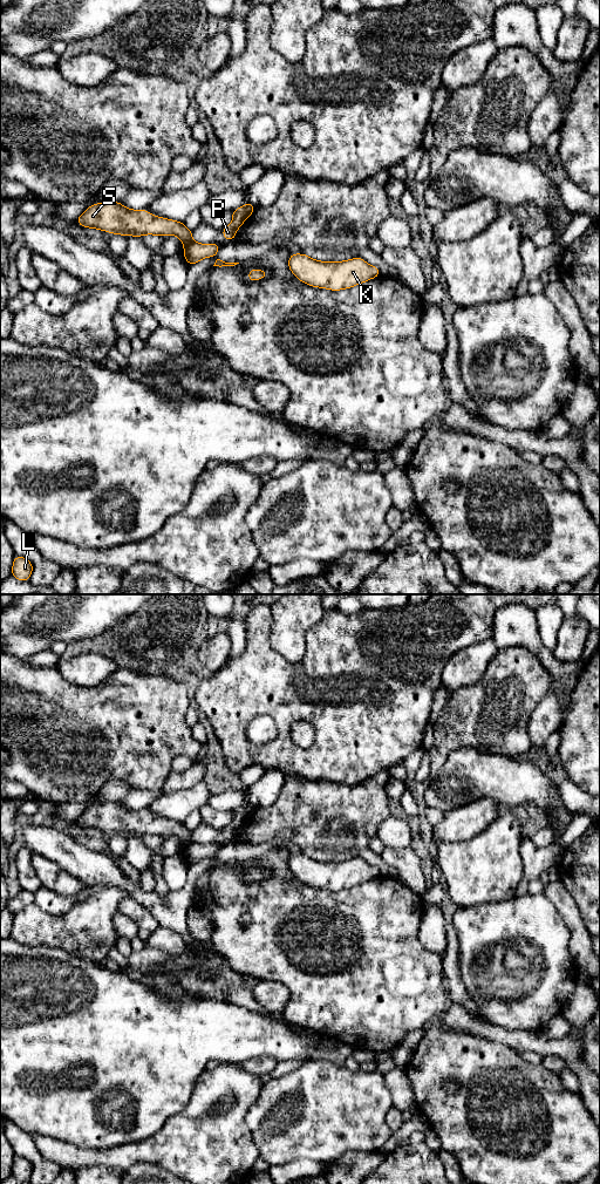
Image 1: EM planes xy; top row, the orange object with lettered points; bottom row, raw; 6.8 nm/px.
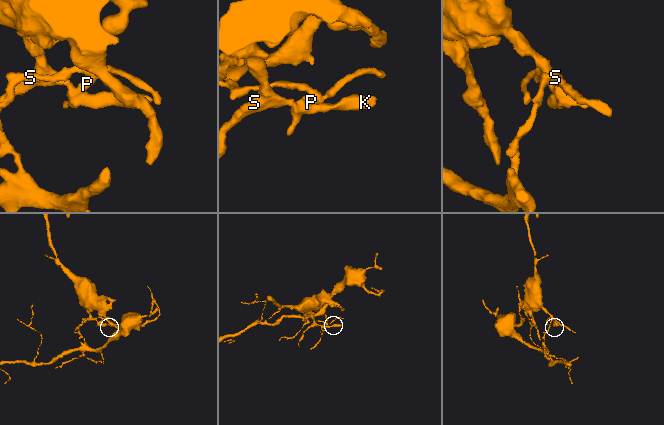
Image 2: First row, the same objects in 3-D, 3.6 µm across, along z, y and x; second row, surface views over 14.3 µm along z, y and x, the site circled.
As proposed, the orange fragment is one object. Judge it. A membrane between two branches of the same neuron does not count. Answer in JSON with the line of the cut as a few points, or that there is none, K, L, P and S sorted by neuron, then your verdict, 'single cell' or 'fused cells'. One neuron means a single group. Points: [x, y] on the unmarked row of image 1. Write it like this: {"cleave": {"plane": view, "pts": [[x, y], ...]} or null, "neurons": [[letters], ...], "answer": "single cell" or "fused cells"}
{"cleave": {"plane": "xy", "pts": [[193, 842], [185, 846]]}, "neurons": [["K", "S"], ["L", "P"]], "answer": "fused cells"}

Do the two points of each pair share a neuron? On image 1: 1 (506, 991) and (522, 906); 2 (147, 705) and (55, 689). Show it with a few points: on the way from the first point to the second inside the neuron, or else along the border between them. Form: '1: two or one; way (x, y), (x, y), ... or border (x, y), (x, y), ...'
1: one; way (515, 970), (515, 950), (520, 944), (522, 927)
2: one; way (124, 709), (77, 709)

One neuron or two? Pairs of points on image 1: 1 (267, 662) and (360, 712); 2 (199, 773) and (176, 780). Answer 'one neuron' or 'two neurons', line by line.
1: one neuron
2: one neuron

